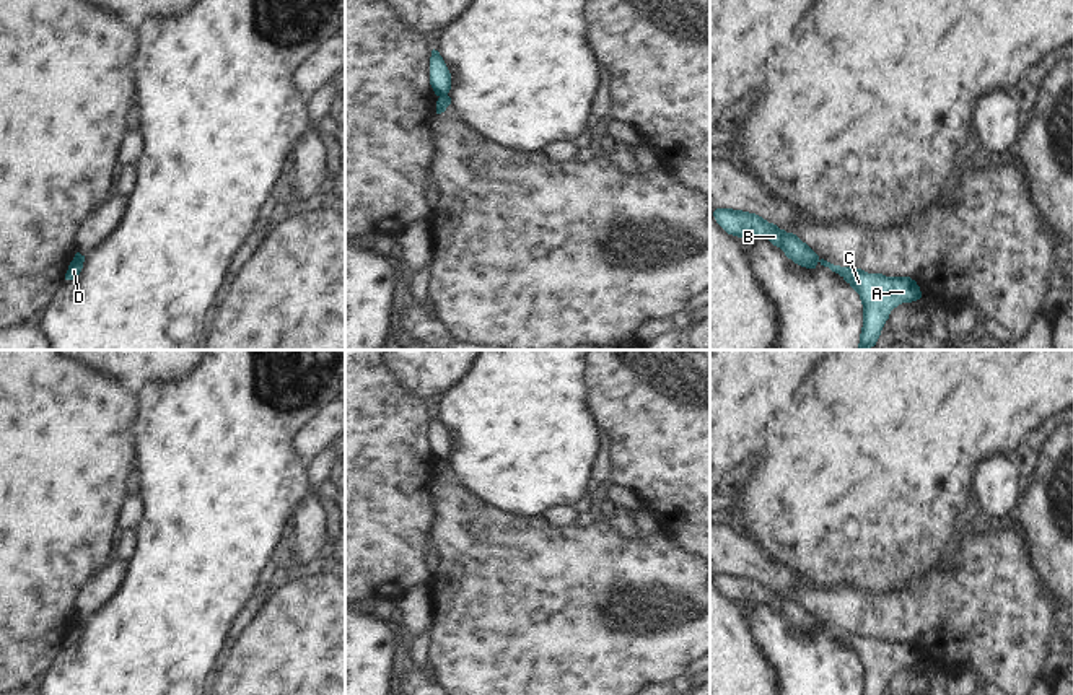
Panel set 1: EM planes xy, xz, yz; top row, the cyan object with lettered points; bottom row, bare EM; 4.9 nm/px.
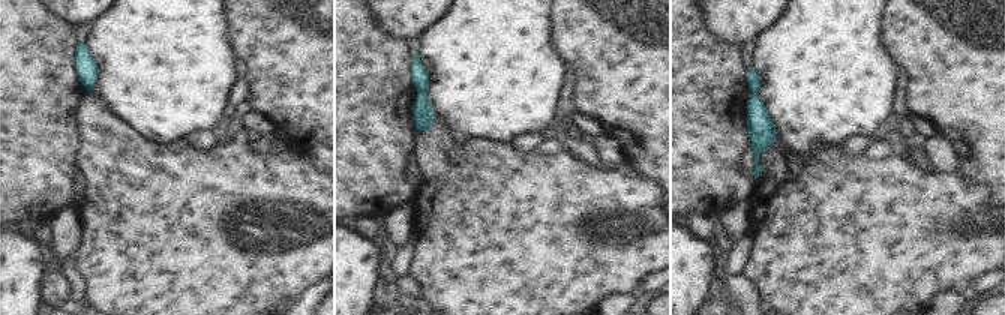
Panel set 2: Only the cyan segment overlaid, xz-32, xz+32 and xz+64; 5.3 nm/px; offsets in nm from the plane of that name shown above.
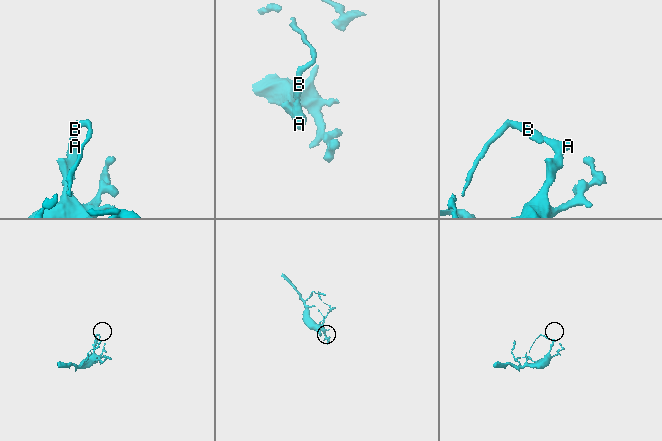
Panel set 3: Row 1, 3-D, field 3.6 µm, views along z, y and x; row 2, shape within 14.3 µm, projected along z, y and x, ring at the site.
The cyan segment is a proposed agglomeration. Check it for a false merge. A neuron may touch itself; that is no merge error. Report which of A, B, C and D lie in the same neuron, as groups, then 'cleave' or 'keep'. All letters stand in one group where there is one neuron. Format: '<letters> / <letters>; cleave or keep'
A C / B D; cleave

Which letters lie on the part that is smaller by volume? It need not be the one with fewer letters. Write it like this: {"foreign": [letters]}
{"foreign": ["B", "D"]}

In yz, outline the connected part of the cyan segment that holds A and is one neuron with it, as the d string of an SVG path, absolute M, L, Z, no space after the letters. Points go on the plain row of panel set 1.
M824 623L819 627L839 638L860 659L863 669L861 695L882 695L894 672L922 662L920 651L910 641L868 638L856 632L834 630Z

